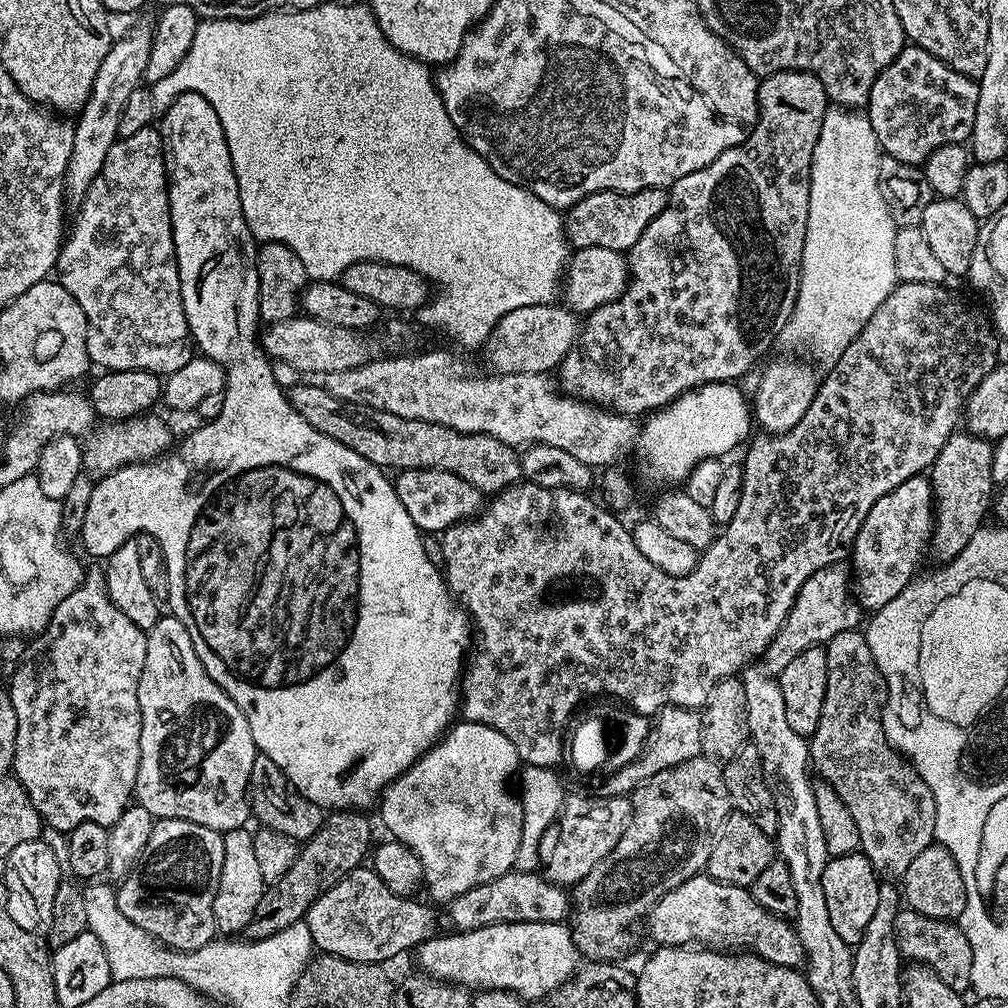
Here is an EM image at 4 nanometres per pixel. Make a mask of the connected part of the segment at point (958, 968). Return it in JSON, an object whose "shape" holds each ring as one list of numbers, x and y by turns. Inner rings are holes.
{"shape":[[905,907,898,914,894,934,905,961,929,968,942,982,946,982,946,986,950,986,950,990,964,994,971,989,974,950,970,950,970,942,959,923,926,918,926,914,918,914,912,908]]}

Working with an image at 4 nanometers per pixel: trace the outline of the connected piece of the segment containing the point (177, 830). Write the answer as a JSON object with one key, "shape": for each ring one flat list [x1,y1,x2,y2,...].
{"shape":[[178,818,157,819,152,825,150,842,146,842,140,860,132,867,129,876,119,881,116,888,118,910,122,910,122,914,134,922,134,926,142,926,142,930,146,930,167,948,193,952,206,946,218,932,214,918,214,898,218,894,218,878,222,878,223,853,224,837,221,833,206,826,198,826,198,822,186,822]]}

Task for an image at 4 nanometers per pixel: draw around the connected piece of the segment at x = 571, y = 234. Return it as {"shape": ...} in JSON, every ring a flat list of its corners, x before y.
{"shape":[[647,188,637,192,595,192,582,198,566,212,566,235,573,249,602,246,606,250,627,253,648,226,668,205,666,188]]}

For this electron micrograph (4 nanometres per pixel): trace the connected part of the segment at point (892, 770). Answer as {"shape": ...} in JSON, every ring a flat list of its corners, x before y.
{"shape":[[863,631,839,632,824,648,826,654,826,698,822,702,822,718,818,730,810,737,810,764,823,783,837,791,838,797,850,810,860,837,859,851,876,868,877,877,888,882,899,881,906,874,910,862,934,843,936,838,936,807,932,791,922,782,916,769,902,759,884,736,880,722,884,678,876,668,874,654,870,654,867,635]]}

